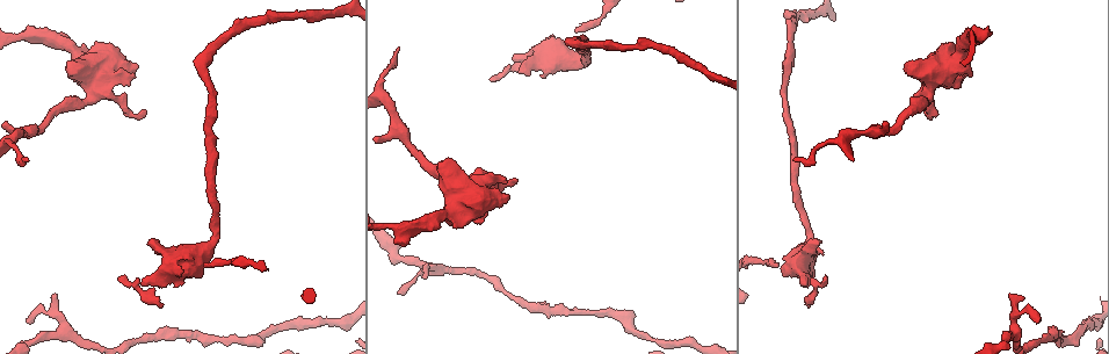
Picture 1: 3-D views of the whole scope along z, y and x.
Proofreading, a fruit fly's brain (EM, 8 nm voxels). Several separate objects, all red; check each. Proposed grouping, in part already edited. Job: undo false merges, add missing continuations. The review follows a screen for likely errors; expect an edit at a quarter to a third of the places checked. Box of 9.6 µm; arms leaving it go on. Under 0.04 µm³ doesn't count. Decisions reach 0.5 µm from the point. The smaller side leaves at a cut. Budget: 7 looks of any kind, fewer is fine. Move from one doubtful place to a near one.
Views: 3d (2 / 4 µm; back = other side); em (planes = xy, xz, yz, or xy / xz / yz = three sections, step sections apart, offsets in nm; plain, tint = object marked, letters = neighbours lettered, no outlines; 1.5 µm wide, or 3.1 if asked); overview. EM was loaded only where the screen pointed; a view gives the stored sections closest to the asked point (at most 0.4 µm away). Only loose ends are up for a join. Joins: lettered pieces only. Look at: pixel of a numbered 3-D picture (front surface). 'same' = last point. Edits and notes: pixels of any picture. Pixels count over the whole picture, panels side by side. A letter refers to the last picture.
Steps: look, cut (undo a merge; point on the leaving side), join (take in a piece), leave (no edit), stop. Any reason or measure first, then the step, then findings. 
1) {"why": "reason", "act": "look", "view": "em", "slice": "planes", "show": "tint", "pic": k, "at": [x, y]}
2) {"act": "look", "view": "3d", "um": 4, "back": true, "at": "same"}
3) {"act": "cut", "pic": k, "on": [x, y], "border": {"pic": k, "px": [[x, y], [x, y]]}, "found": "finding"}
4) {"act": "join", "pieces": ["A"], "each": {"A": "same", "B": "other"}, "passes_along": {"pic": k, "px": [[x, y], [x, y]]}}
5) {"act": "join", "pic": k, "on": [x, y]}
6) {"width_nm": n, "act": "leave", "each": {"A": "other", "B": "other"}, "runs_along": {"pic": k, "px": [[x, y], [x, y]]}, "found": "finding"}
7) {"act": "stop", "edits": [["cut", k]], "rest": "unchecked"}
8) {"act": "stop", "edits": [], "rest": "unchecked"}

{"why": "abrupt turn", "act": "look", "view": "em", "slice": "planes", "show": "plain", "pic": 1, "at": [26, 134]}

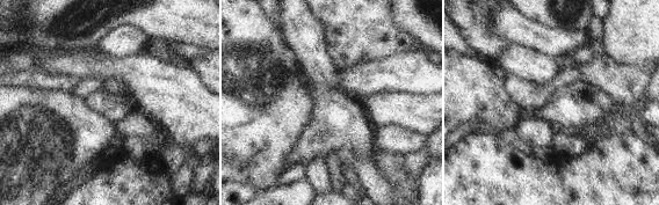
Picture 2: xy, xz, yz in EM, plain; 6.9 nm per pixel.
{"act": "look", "view": "em", "slice": "planes", "show": "letters", "at": "same"}

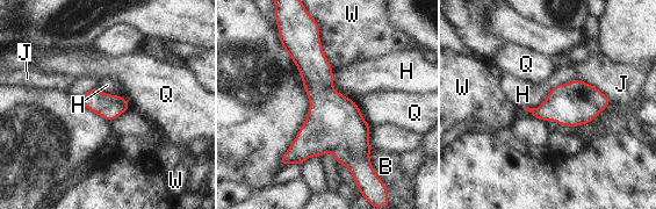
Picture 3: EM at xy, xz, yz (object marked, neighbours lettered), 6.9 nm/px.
{"width_nm": 170, "act": "leave", "each": {"B": "other", "H": "other", "J": "other", "Q": "other", "W": "other"}, "border": {"pic": 3, "px": [[577, 78], [524, 108]]}, "found": "continuous, no second neuron"}

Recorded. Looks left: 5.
{"why": "branch stops here", "act": "look", "view": "em", "slice": "yz", "step": 4, "show": "letters", "pic": 1, "at": [405, 240]}

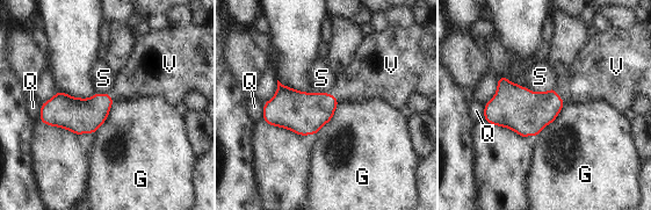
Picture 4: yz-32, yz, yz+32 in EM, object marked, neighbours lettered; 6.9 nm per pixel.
{"why": "cut it another way", "act": "look", "view": "em", "slice": "planes", "show": "letters", "at": "same"}

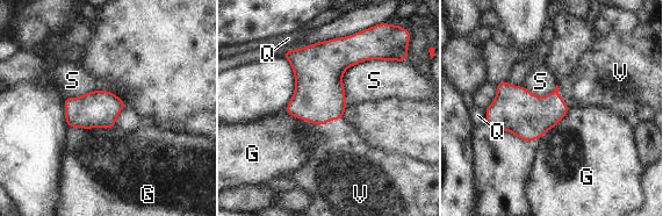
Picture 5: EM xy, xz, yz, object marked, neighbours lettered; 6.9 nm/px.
{"act": "join", "pieces": ["V"], "each": {"G": "other", "Q": "other", "S": "other", "V": "same"}, "passes_along": {"pic": 5, "px": [[319, 95], [319, 124], [338, 155]]}, "found": "it goes on there"}

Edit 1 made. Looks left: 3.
{"why": "an open end", "act": "look", "view": "3d", "um": 4, "pic": 1, "at": [76, 64]}

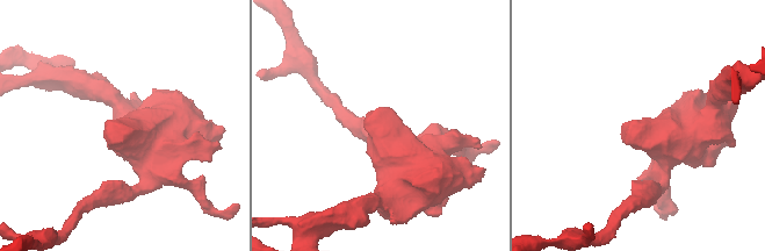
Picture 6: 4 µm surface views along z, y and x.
{"act": "look", "view": "em", "slice": "xz", "step": 8, "show": "letters", "pic": 6, "at": [376, 108]}

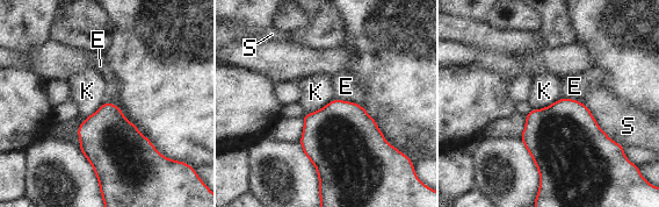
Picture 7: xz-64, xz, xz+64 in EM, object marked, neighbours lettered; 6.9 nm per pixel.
{"act": "look", "view": "em", "slice": "planes", "show": "letters", "at": "same"}

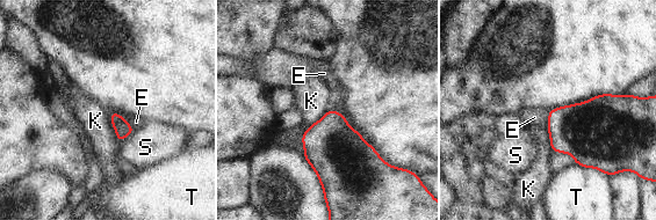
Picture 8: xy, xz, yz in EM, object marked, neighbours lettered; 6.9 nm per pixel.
{"act": "leave", "each": {"E": "other", "K": "other", "S": "other", "T": "other"}, "found": "no lettered piece goes on from it"}

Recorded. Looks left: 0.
{"act": "stop", "edits": [["join", 5]], "rest": "unchecked"}

